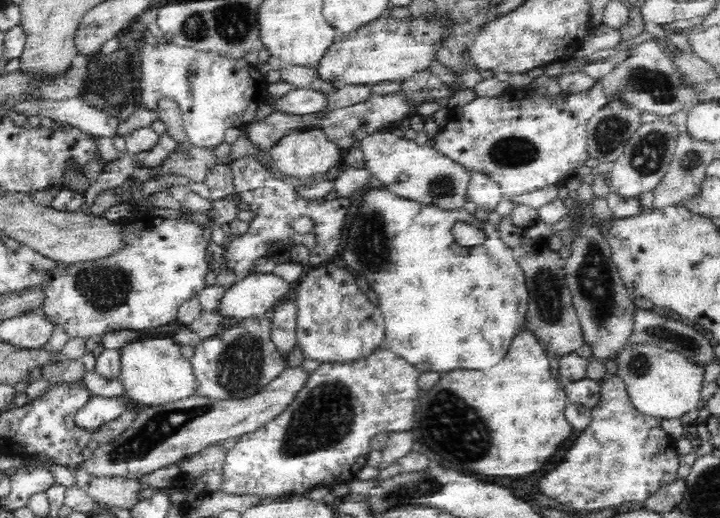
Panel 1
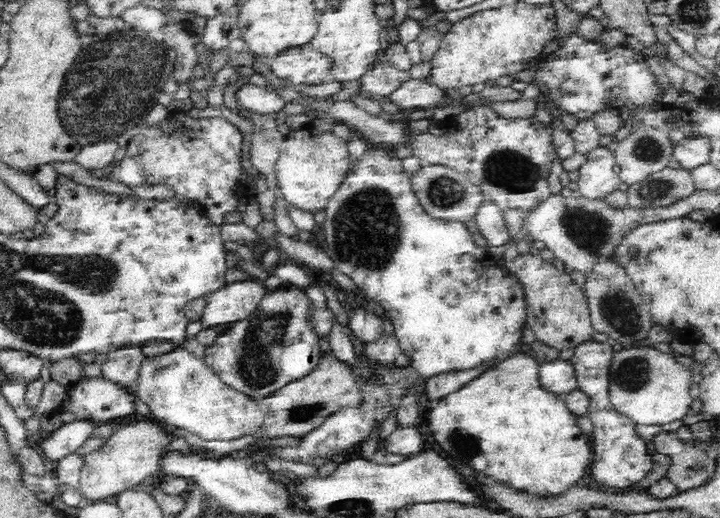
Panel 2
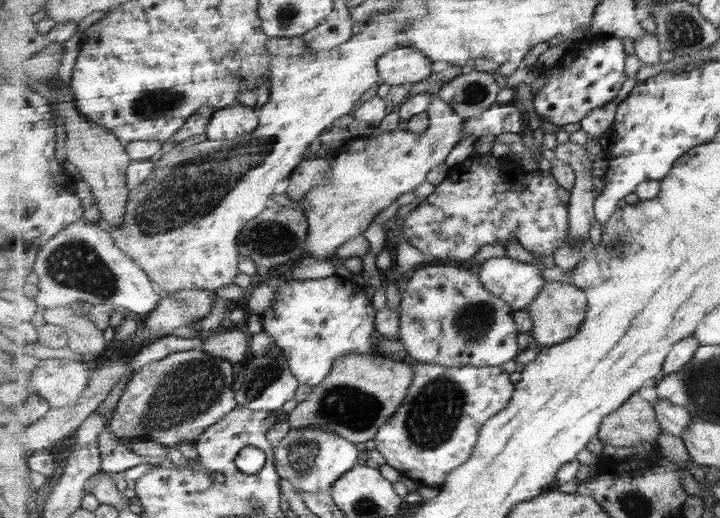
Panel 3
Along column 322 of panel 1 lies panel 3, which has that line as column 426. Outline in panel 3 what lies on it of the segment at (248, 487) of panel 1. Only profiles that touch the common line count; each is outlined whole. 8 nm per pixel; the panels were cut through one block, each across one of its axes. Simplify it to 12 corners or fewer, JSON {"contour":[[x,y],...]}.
{"contour":[[418,362],[374,438],[407,479],[445,485],[505,410],[498,366]]}

